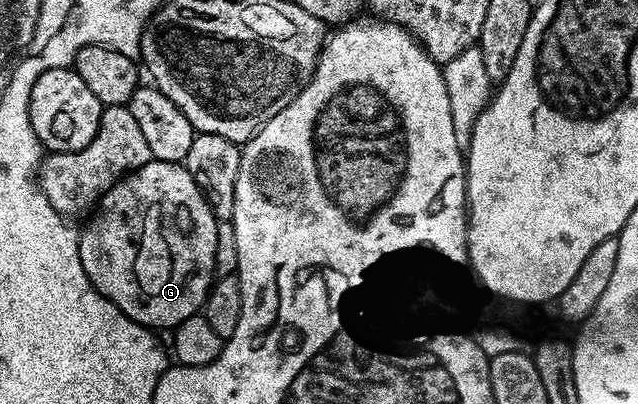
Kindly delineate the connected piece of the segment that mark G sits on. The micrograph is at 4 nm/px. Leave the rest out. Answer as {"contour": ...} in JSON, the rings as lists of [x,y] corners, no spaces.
{"contour":[[[151,160],[146,162],[138,170],[128,173],[123,180],[117,180],[116,184],[102,197],[94,211],[87,217],[88,225],[80,232],[80,257],[82,266],[90,278],[90,282],[103,294],[114,306],[118,306],[134,322],[153,330],[162,327],[175,329],[186,318],[197,315],[203,309],[205,300],[213,288],[214,273],[216,270],[216,247],[218,246],[218,221],[212,213],[212,207],[208,205],[208,199],[204,197],[204,191],[198,186],[188,169],[183,163],[175,164],[165,160]]]}

